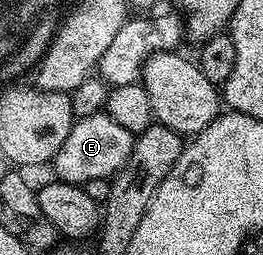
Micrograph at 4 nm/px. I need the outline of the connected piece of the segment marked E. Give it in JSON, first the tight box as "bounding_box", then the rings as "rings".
{"bounding_box":[52,112,135,184],"rings":[[[105,112],[84,116],[77,119],[73,128],[68,132],[68,140],[54,157],[52,169],[63,182],[85,184],[99,178],[113,179],[118,169],[126,163],[128,156],[132,156],[135,135],[128,132],[128,128],[120,128],[116,120]]]}

